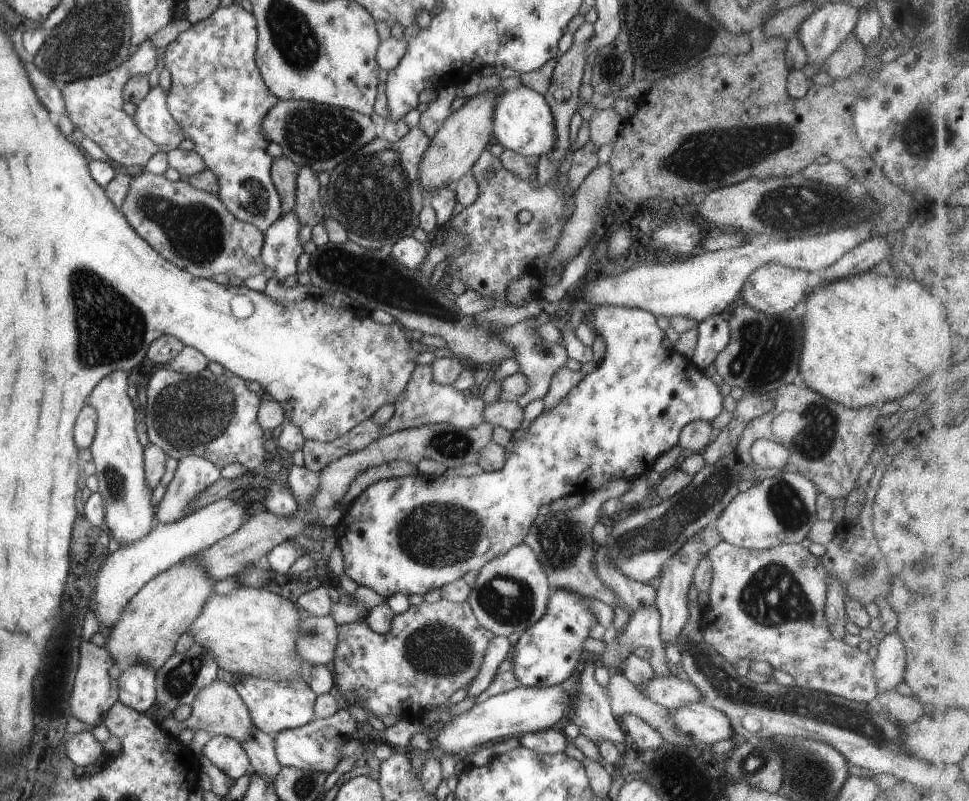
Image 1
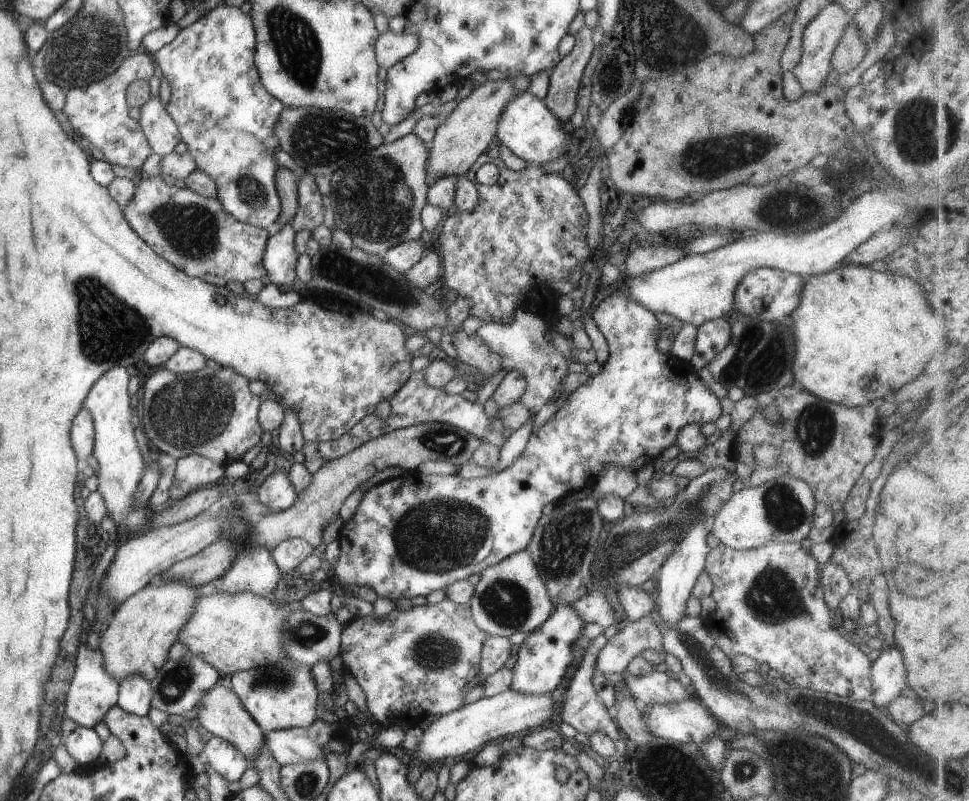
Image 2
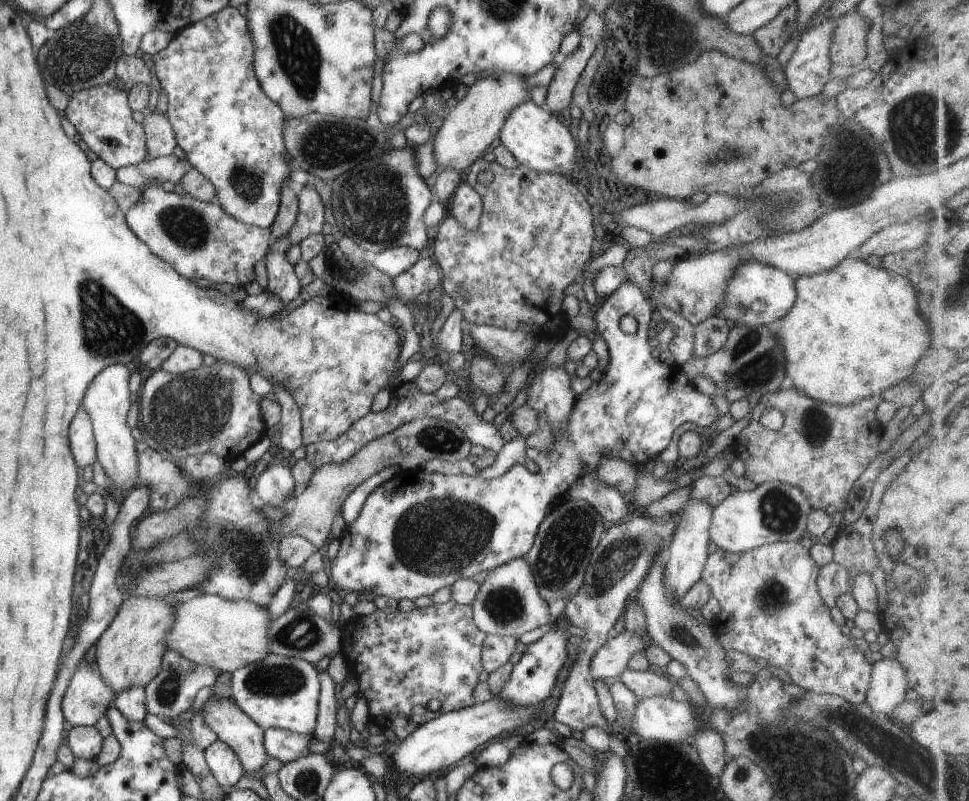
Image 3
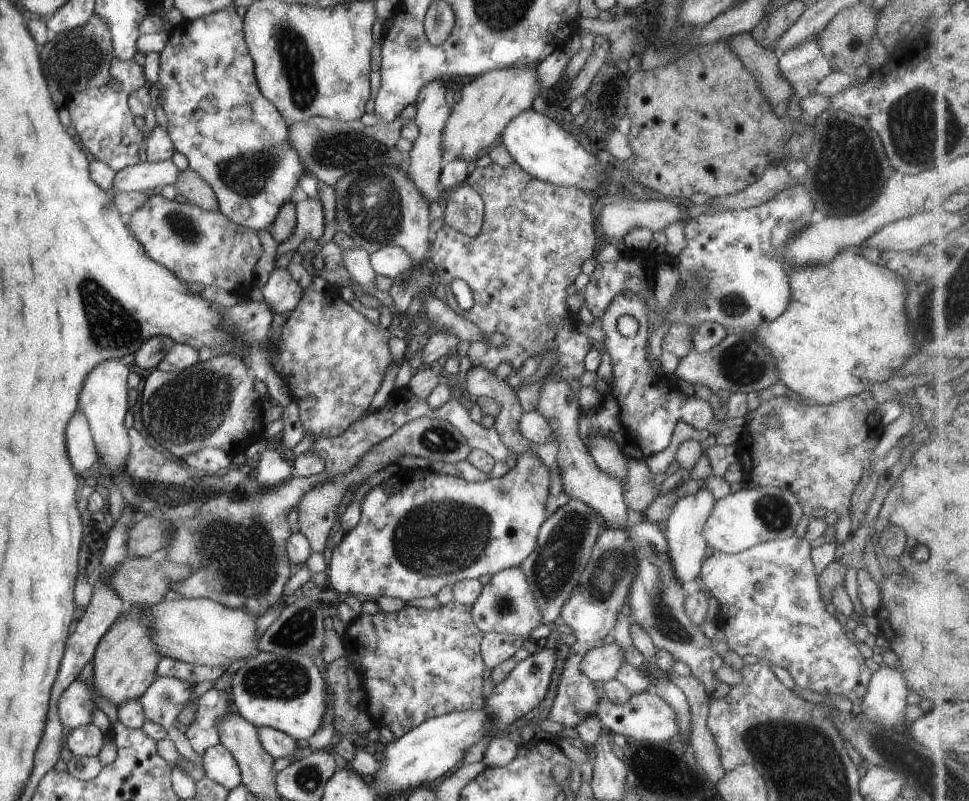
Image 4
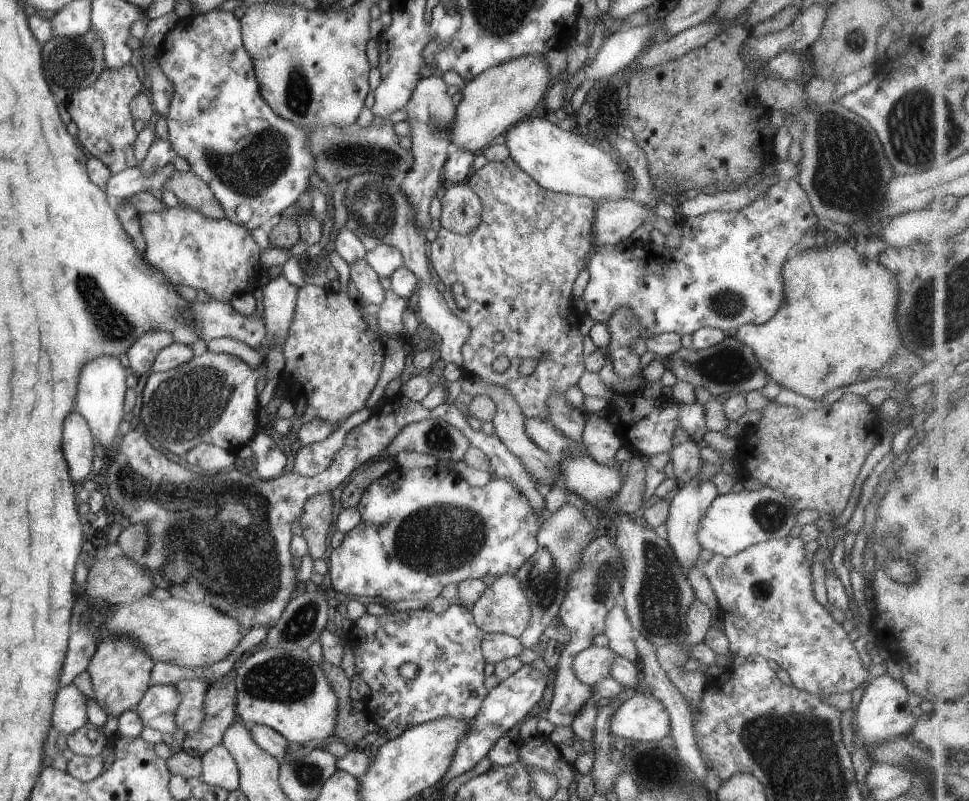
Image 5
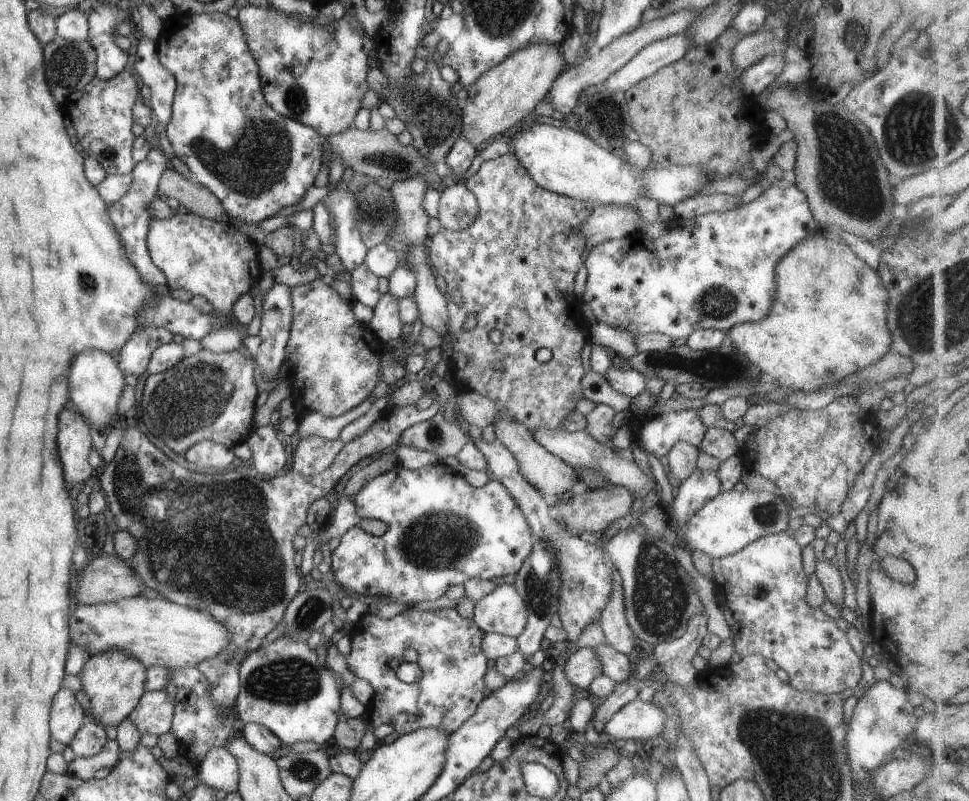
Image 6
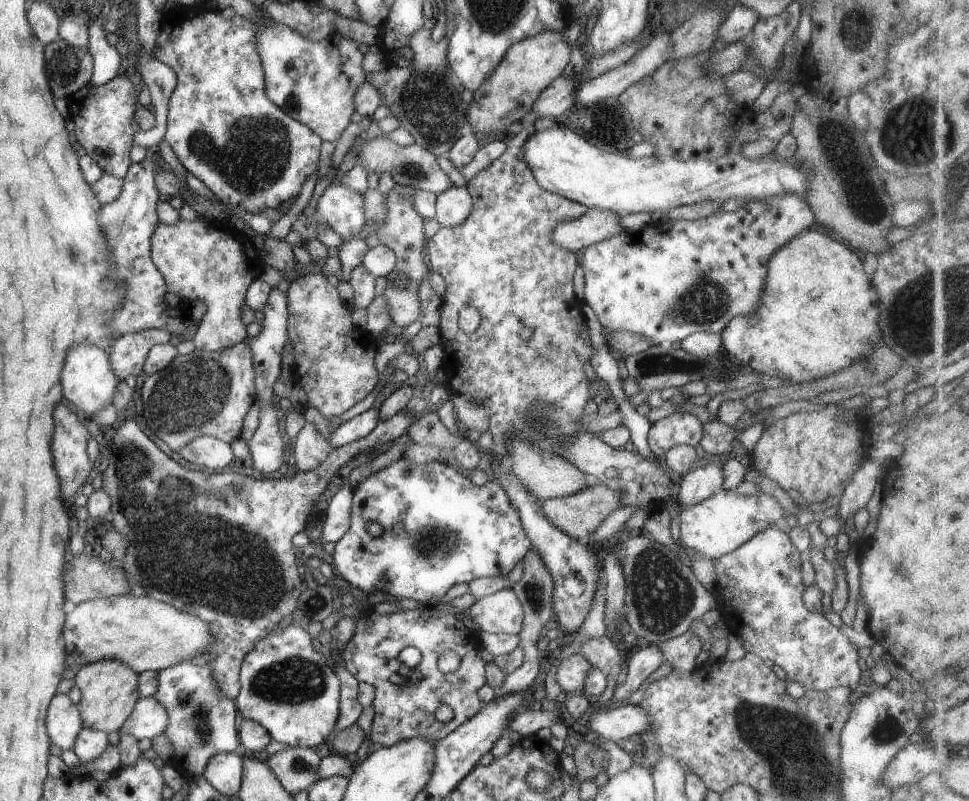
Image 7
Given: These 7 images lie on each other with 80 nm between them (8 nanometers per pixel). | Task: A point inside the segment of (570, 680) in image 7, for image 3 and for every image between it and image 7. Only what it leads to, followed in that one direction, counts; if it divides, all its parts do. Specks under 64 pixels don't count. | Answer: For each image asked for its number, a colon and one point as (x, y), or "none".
3: (610, 659)
4: (599, 664)
5: (592, 664)
6: (582, 666)

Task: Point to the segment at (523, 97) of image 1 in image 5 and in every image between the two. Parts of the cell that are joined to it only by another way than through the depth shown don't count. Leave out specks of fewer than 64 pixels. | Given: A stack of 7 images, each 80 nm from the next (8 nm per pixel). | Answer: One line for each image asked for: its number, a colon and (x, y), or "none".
2: (526, 128)
3: (534, 137)
4: (538, 144)
5: (561, 161)

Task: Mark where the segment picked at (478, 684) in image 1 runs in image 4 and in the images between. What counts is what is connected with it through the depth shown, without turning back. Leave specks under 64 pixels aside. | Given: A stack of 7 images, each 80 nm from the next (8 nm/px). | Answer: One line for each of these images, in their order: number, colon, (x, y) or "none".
2: (495, 650)
3: (495, 650)
4: (494, 647)

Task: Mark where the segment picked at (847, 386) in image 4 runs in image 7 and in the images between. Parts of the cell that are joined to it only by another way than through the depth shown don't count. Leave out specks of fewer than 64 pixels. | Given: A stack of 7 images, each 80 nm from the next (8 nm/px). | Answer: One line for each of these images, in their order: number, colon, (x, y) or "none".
5: (836, 325)
6: (828, 319)
7: (818, 312)

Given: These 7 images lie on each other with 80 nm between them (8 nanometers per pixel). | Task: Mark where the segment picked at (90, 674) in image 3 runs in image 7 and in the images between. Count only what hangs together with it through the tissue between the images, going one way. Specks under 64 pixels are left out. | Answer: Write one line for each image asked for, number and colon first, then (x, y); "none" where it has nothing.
4: (74, 706)
5: (68, 714)
6: (66, 716)
7: (62, 721)

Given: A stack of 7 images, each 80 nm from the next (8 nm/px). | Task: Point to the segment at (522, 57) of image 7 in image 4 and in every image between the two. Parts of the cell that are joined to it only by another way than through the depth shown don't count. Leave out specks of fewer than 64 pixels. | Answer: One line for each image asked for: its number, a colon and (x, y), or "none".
4: (490, 100)
5: (495, 99)
6: (505, 93)

